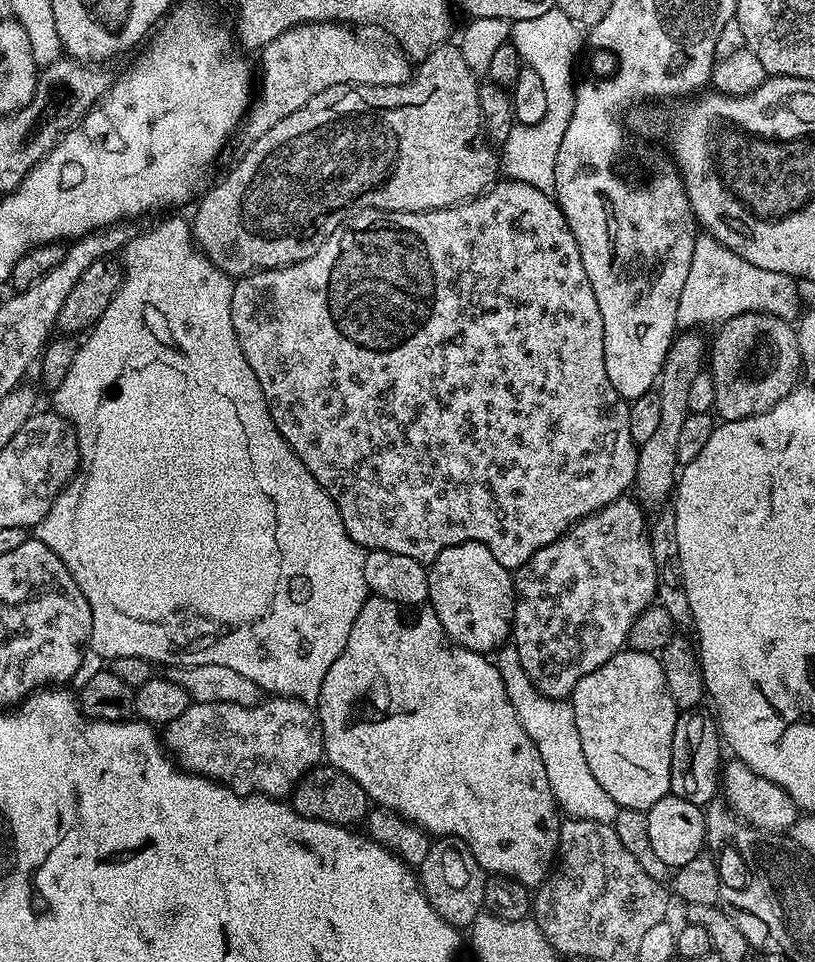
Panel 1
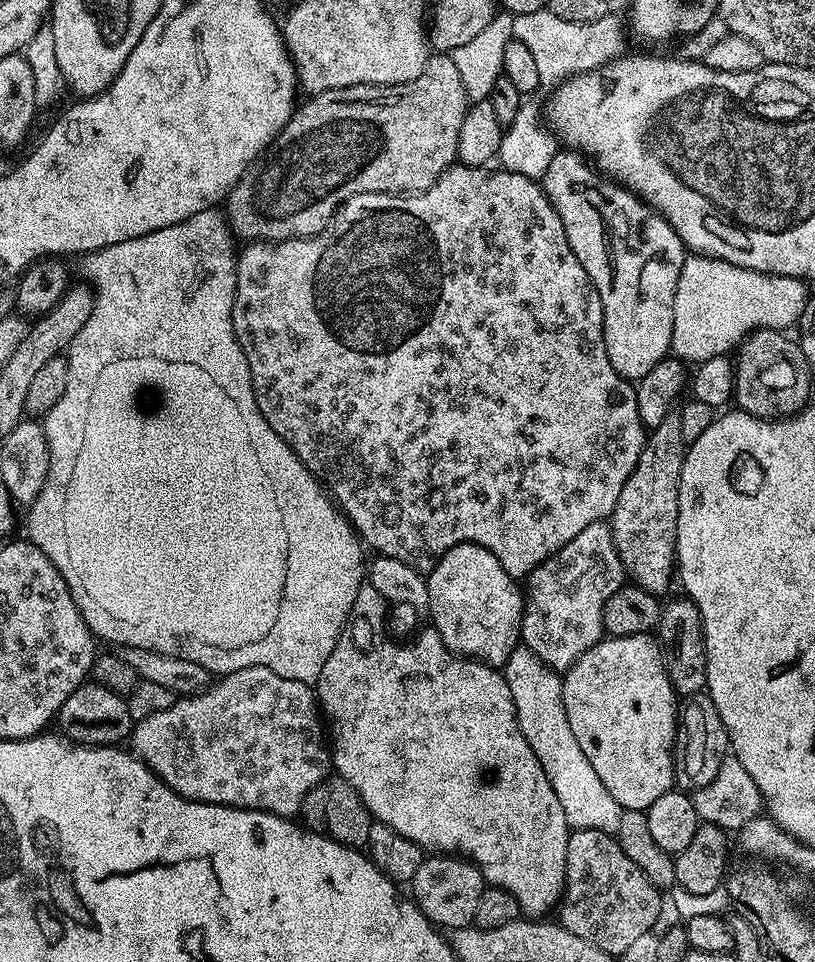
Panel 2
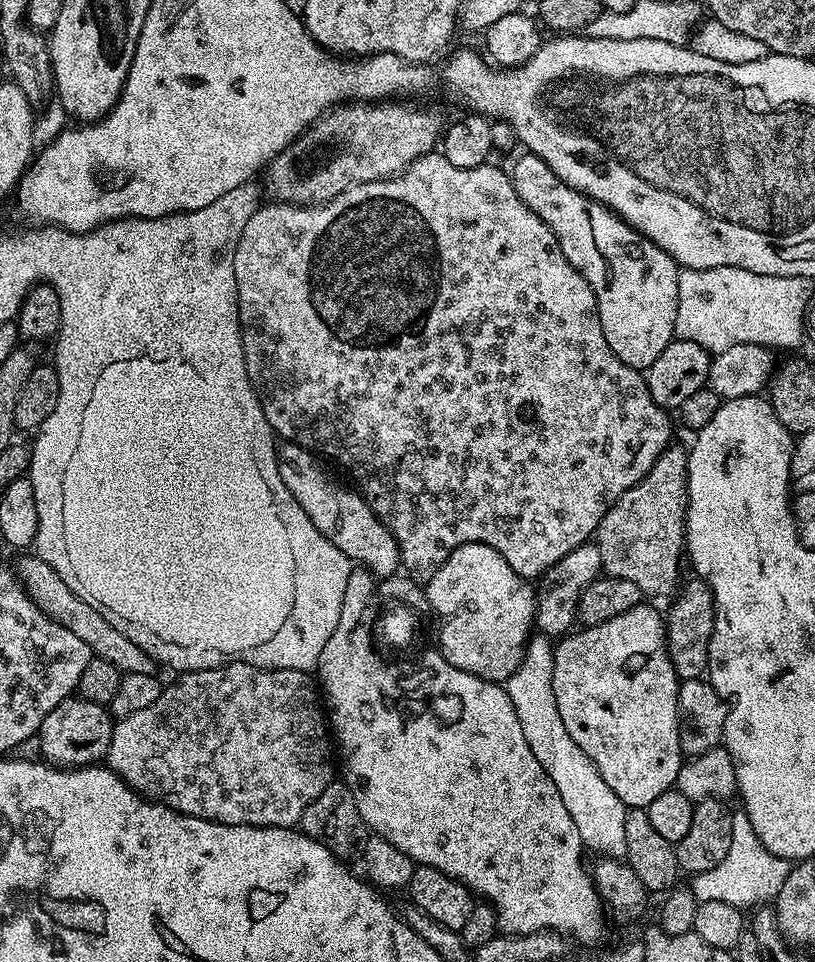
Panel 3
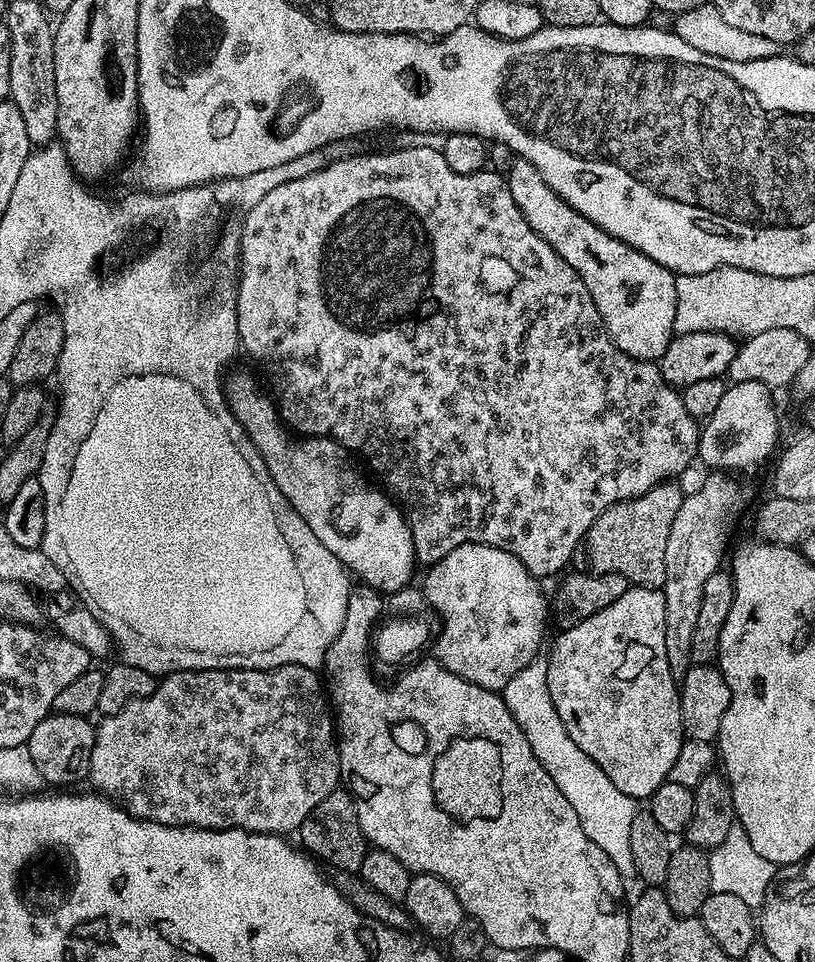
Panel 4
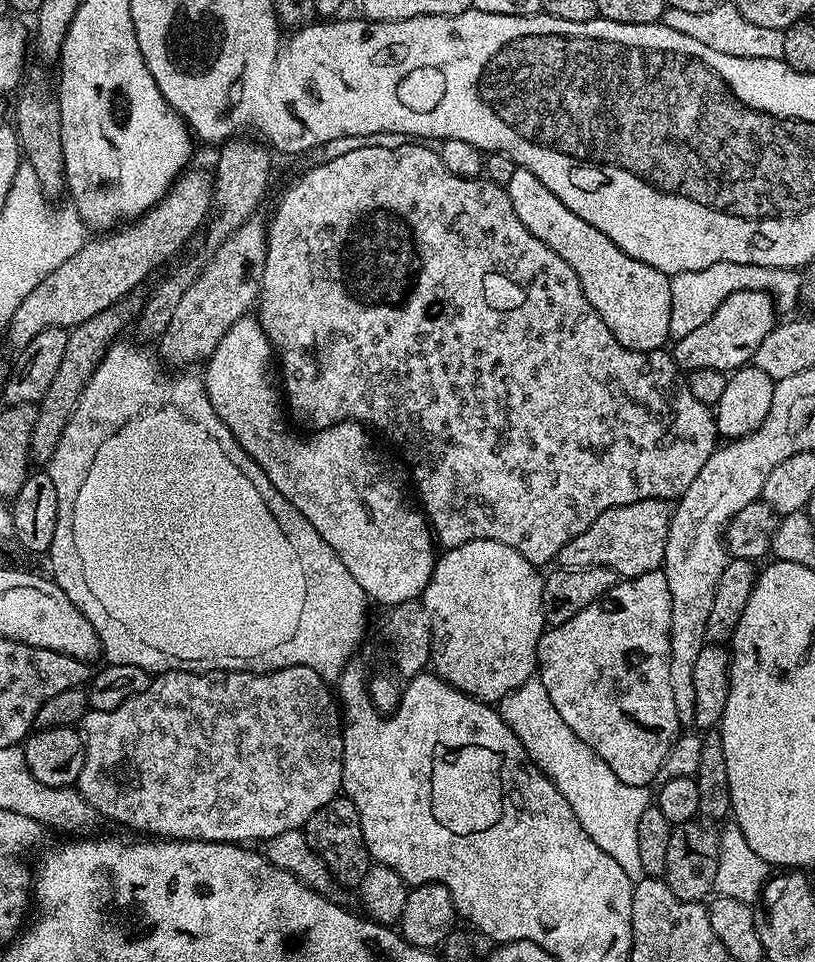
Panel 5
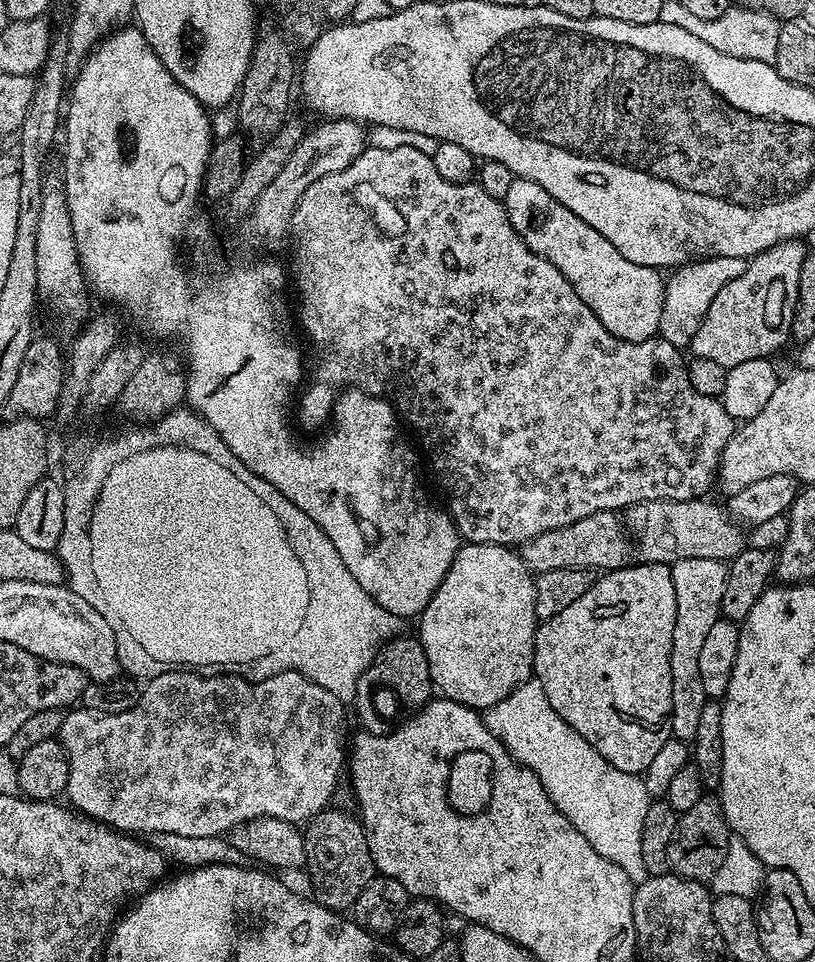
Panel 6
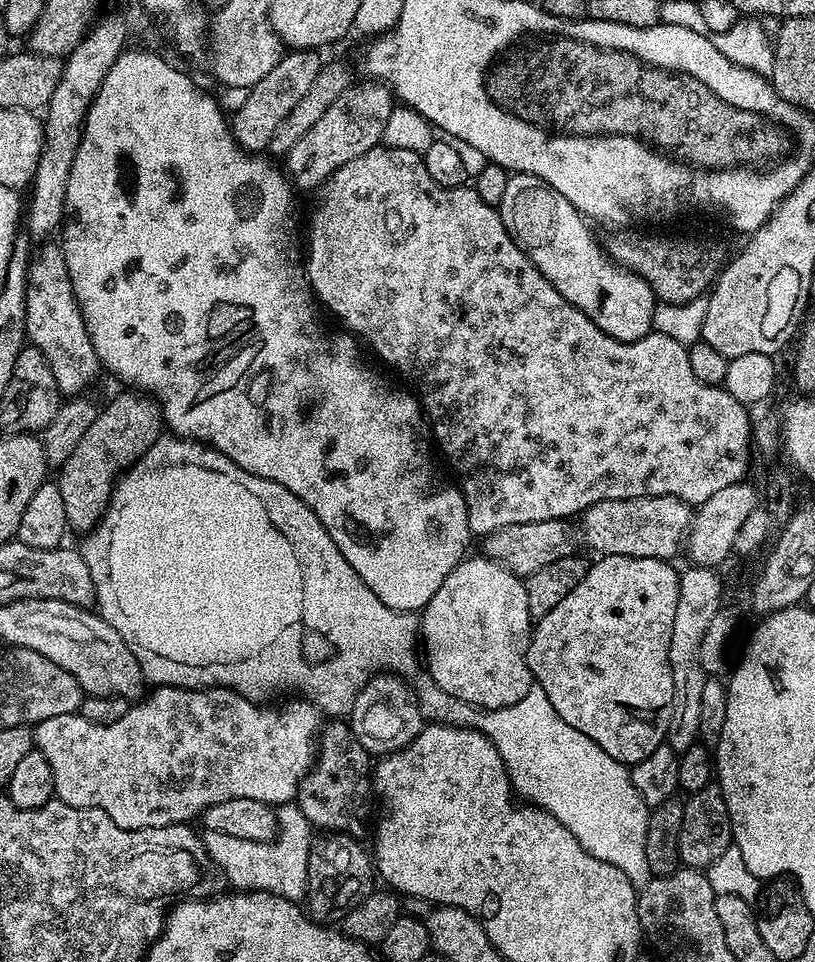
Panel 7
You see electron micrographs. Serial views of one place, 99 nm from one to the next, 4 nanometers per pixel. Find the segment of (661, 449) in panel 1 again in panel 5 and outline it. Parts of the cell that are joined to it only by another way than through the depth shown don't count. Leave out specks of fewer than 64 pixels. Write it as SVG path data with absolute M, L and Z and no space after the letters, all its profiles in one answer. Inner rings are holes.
M643 500L614 506L598 514L598 518L578 534L578 538L566 542L556 555L555 563L562 568L609 568L620 578L657 571L664 562L669 519L670 504L667 500Z

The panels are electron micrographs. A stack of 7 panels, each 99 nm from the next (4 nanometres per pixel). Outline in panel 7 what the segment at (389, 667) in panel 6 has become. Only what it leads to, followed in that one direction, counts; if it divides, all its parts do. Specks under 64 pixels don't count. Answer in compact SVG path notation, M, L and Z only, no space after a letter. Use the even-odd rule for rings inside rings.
M395 674L375 676L354 698L350 727L354 738L372 758L383 758L402 750L424 729L426 721L409 681Z

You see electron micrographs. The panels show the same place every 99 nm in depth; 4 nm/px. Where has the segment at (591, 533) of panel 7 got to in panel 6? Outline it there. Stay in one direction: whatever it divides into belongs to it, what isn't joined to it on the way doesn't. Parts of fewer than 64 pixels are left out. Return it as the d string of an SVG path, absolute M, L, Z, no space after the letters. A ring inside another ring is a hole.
M697 498L694 500L647 500L632 504L623 509L622 523L628 533L629 541L634 545L641 561L646 564L674 565L686 558L710 558L731 562L746 546L746 532L737 521L728 515L723 507L711 504L711 499Z

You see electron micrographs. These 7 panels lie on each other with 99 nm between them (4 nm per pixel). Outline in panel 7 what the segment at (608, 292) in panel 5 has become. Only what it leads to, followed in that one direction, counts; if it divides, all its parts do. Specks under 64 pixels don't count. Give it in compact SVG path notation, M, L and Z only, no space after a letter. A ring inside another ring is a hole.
M517 172L508 177L506 191L498 211L518 250L522 250L522 254L526 254L530 262L534 262L542 278L546 278L546 282L550 282L550 286L554 286L554 290L558 290L558 294L562 294L562 298L570 302L570 306L582 310L582 314L586 314L586 318L590 318L590 322L594 322L598 330L622 342L634 342L652 331L652 319L658 301L650 286L629 268L621 268L608 255L601 243L599 246L592 237L591 230L588 229L589 221L580 215L580 211L574 205L566 202L566 198L558 194L558 190L542 182L542 178Z

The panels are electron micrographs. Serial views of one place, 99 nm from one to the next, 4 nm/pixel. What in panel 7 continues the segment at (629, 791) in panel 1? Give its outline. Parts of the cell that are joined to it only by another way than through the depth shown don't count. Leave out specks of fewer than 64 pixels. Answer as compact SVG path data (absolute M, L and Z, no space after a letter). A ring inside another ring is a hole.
M601 555L598 560L597 564L589 563L586 578L550 614L535 621L528 665L533 681L546 690L546 698L550 698L550 706L558 710L562 722L582 730L610 758L631 766L654 754L668 734L667 719L661 717L671 709L674 698L670 634L674 630L674 610L678 610L680 572L672 569L669 561L658 558Z

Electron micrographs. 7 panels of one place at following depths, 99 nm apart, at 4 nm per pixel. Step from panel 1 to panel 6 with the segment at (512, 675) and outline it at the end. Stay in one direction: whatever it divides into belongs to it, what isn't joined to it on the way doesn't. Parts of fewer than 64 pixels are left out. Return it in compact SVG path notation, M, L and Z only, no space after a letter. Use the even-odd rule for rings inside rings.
M534 678L514 689L502 702L483 709L484 724L506 746L508 753L522 766L534 770L550 802L614 866L622 866L633 885L648 879L646 862L642 862L642 822L650 797L637 773L623 772L610 766L578 730L574 730L550 706L542 682Z

